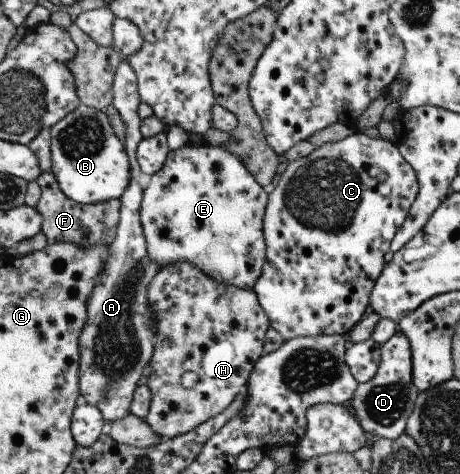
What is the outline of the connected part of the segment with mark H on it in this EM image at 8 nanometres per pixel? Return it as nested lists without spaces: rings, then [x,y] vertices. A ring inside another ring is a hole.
[[[187,261],[163,266],[153,277],[147,292],[150,309],[154,310],[156,318],[156,335],[150,360],[153,371],[147,382],[152,399],[145,420],[159,438],[172,439],[221,414],[246,390],[250,372],[261,355],[265,354],[263,344],[270,322],[253,289],[242,289],[214,280]],[[187,372],[198,376],[195,386],[191,388],[183,386],[183,374]]]

